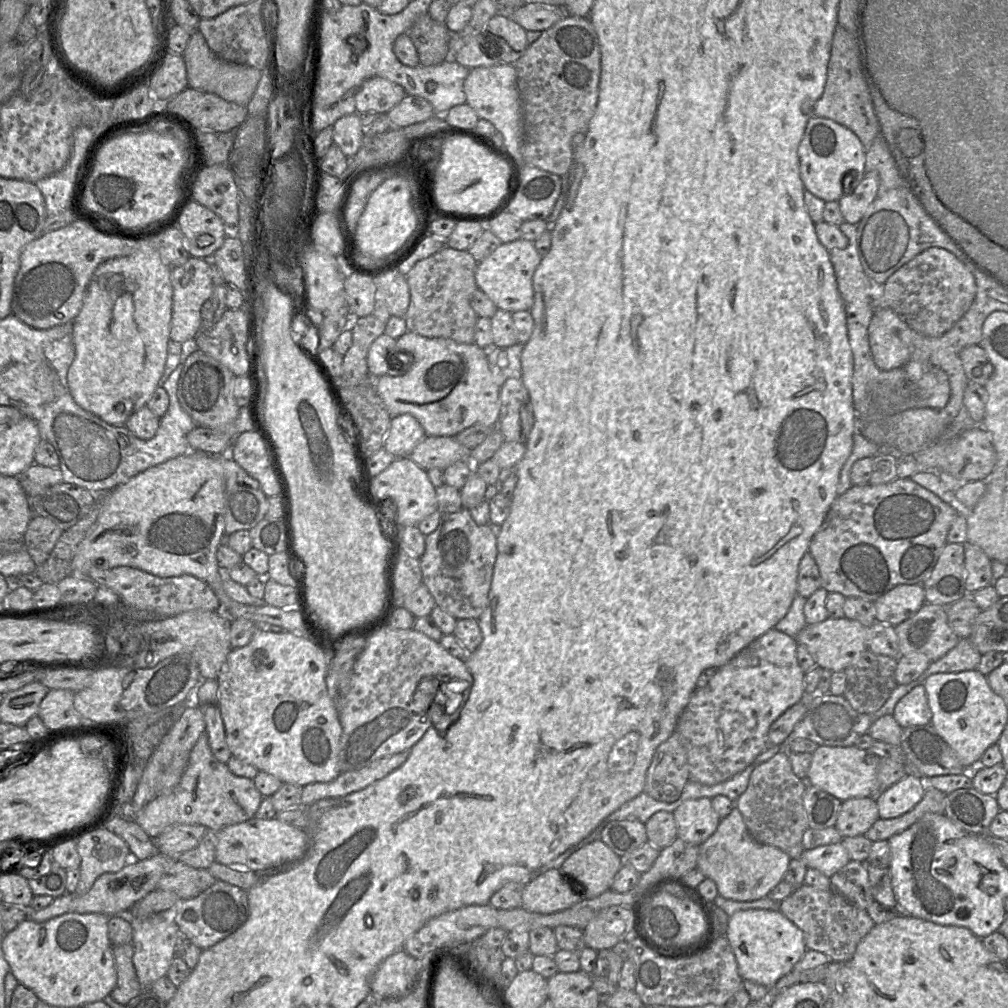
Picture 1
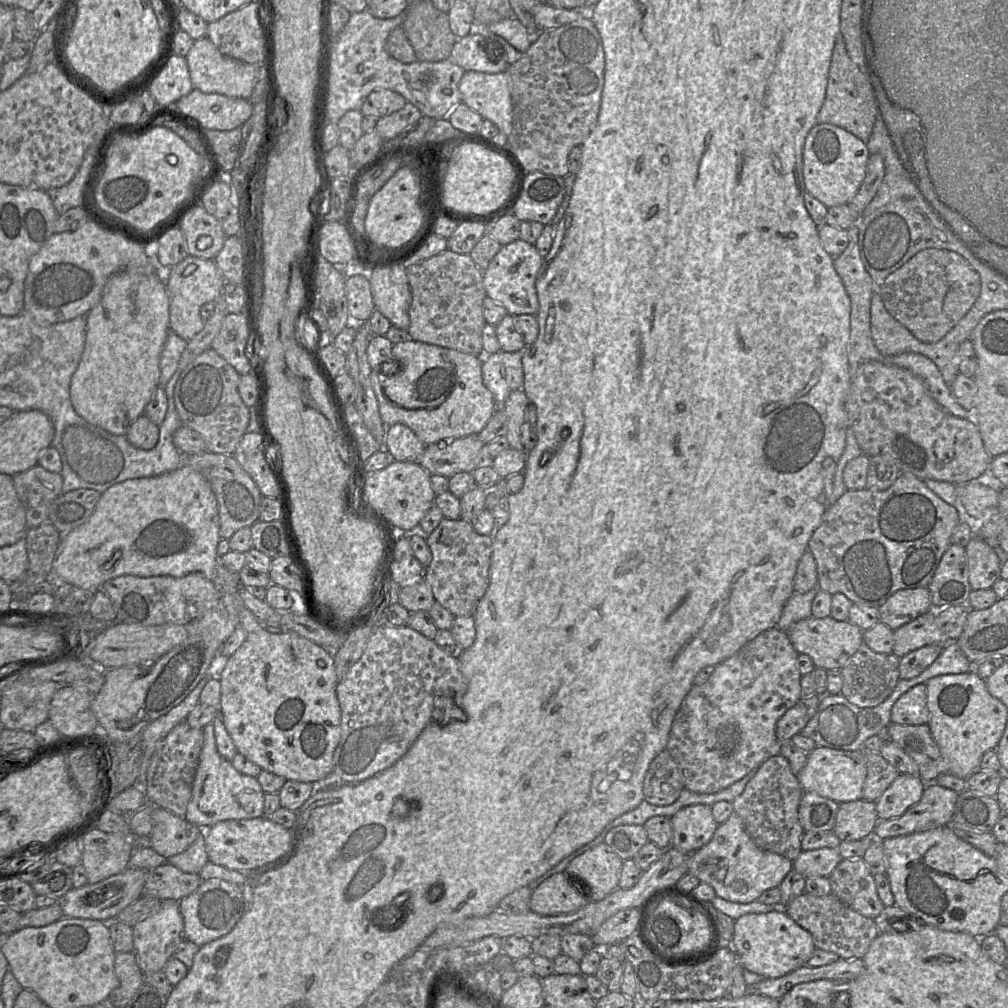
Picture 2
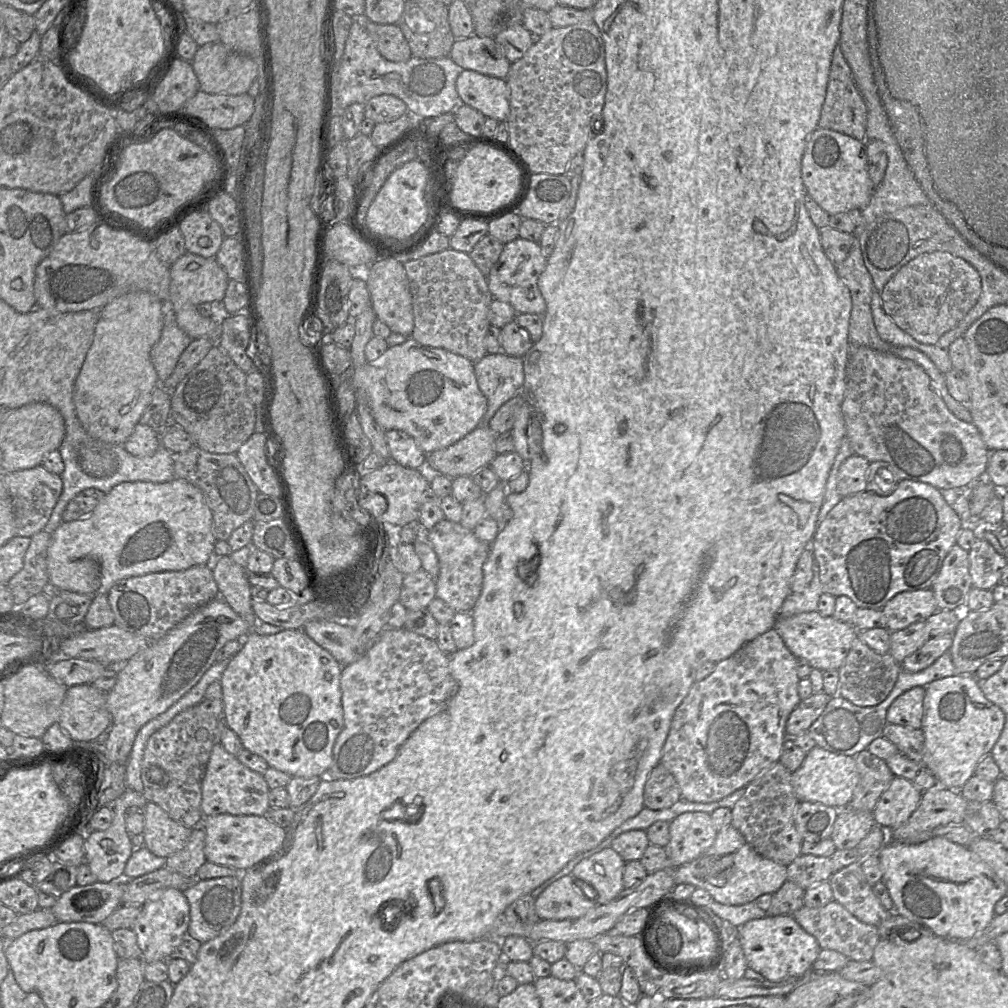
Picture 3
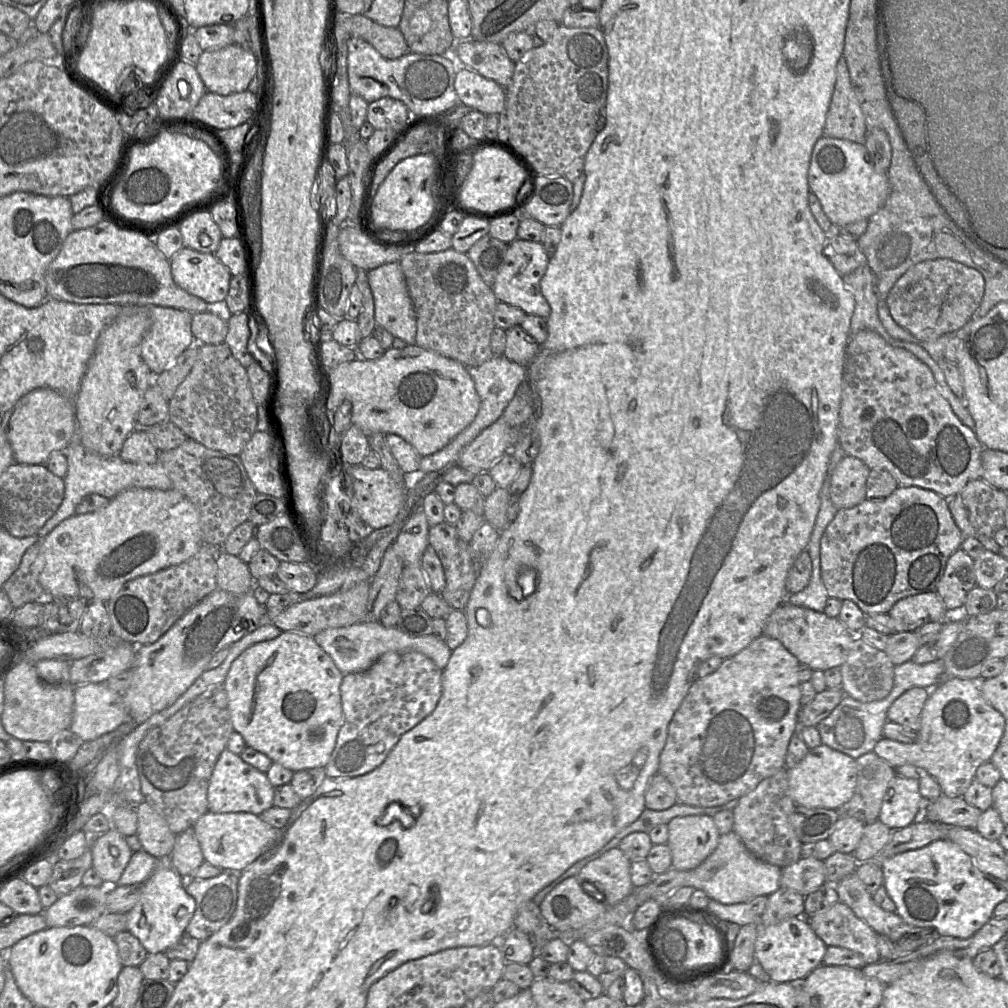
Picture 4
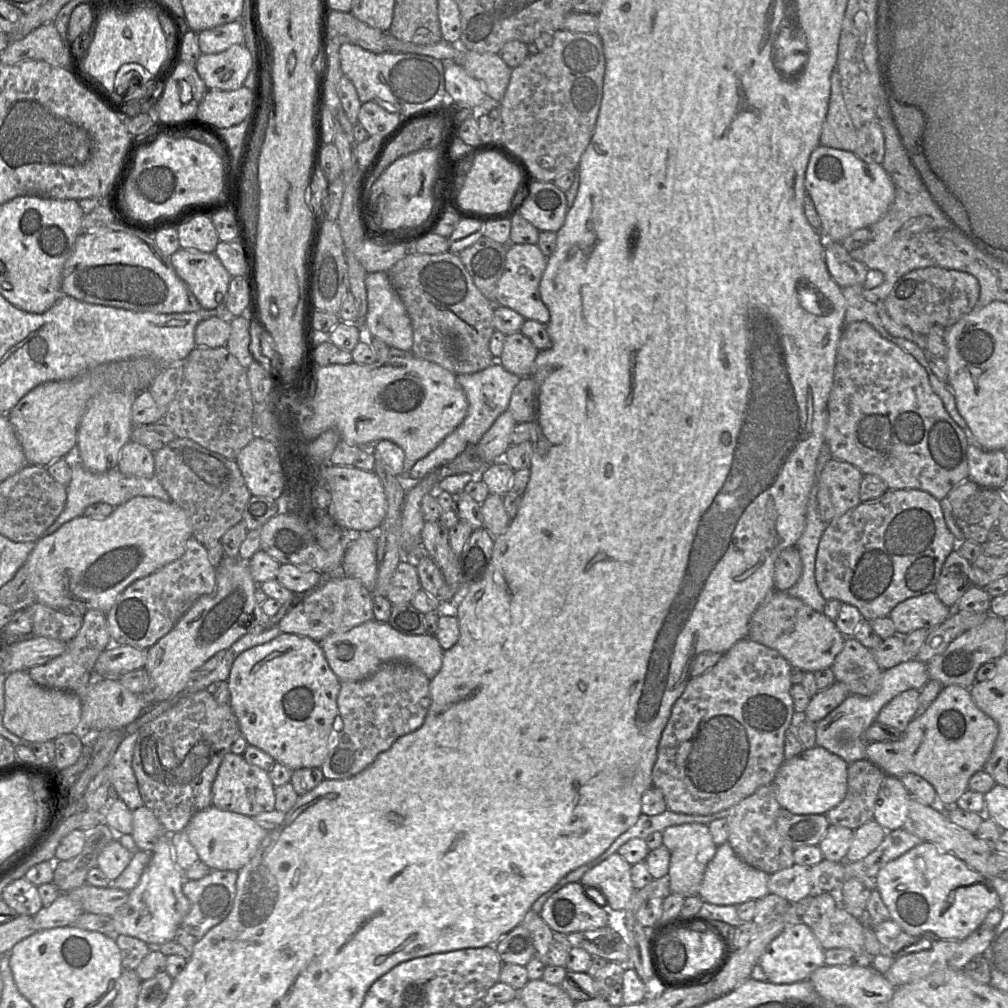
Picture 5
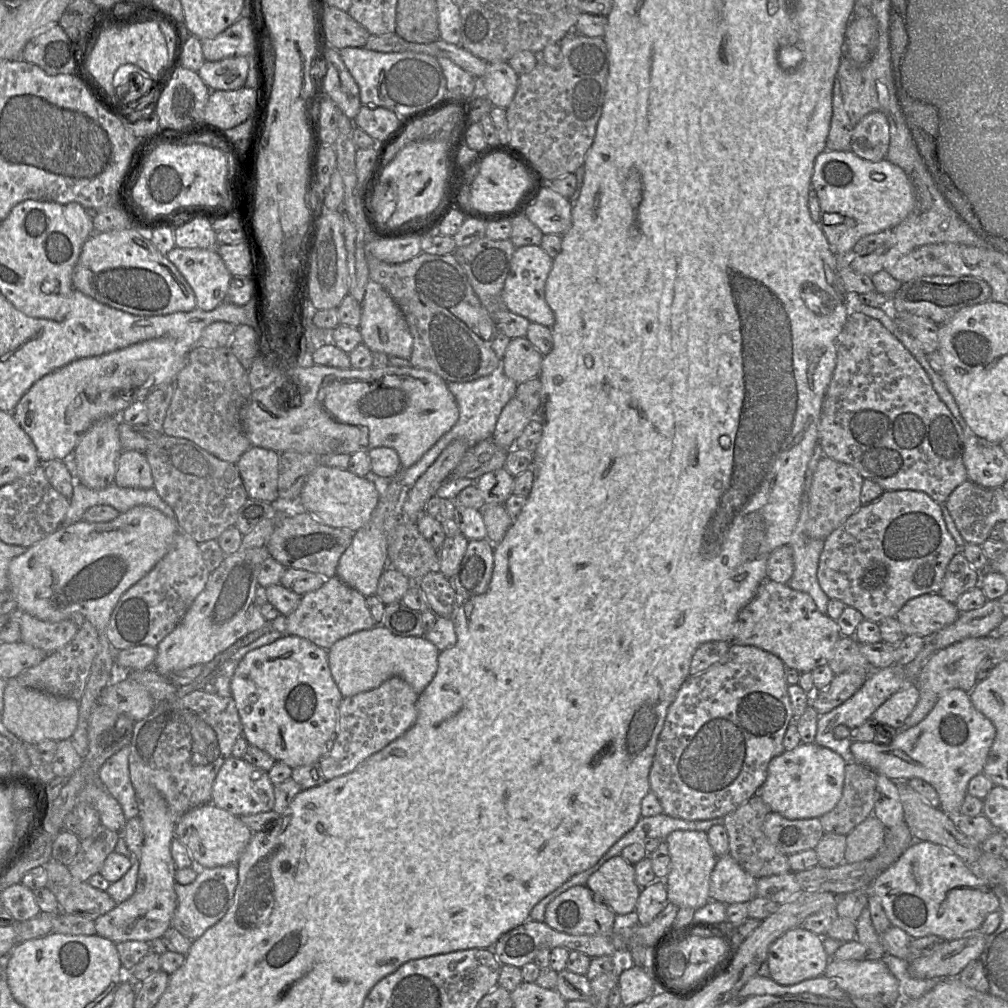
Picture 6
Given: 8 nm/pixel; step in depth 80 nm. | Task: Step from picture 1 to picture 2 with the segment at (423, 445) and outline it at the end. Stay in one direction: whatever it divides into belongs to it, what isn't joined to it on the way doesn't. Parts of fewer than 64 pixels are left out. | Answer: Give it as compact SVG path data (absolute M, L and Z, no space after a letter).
M469 435L426 445L419 463L430 475L447 478L459 472L473 472L484 462L484 444L477 435Z

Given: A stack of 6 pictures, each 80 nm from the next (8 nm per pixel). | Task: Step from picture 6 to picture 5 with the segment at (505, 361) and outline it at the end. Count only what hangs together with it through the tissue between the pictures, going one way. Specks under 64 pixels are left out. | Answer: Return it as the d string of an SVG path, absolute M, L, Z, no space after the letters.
M522 332L506 335L499 363L509 372L524 378L530 376L539 350Z

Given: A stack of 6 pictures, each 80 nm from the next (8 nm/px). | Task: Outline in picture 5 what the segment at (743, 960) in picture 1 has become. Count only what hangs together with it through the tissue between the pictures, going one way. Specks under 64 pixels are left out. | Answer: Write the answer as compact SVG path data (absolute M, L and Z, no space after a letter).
M801 921L788 926L768 945L758 964L764 969L769 982L792 984L807 980L817 968L825 965L825 951L811 927Z

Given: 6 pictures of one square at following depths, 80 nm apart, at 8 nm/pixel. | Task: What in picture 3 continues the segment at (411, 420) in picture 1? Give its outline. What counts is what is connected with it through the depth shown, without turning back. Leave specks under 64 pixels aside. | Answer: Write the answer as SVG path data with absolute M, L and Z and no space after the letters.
M388 430L385 437L392 461L408 468L425 469L427 454L410 435L400 430Z

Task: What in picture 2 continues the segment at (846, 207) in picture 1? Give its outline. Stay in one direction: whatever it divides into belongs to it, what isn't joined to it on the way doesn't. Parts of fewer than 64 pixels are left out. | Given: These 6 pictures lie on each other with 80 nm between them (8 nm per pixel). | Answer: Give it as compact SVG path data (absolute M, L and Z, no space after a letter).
M871 154L866 169L866 177L854 199L848 204L860 216L867 205L876 195L885 176L885 166L883 158L878 154Z

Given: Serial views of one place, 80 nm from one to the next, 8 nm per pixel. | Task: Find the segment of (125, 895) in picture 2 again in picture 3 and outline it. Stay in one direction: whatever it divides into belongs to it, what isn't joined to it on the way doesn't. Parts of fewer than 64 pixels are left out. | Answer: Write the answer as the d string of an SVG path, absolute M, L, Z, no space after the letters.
M125 879L74 886L63 893L51 908L58 922L101 924L122 905Z

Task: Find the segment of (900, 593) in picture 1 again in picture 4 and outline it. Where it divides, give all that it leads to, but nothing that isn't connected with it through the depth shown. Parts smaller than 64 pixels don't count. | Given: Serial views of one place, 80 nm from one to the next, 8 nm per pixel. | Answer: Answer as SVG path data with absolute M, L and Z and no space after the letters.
M936 591L904 597L887 614L892 620L893 632L916 631L928 622L944 624L948 620L965 620L967 617L964 612L950 613Z

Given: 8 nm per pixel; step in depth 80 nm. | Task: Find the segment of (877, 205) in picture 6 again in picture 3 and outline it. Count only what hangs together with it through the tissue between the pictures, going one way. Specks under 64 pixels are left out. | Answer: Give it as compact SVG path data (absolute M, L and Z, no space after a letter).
M817 128L811 133L801 159L801 176L807 195L828 215L853 209L862 210L870 202L875 191L868 174L866 142L830 129Z

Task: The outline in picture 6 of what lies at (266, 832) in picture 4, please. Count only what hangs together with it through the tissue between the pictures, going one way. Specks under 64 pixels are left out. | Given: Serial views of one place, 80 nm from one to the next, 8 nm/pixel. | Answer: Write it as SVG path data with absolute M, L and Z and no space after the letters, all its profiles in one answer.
M212 802L190 809L177 821L174 837L182 842L198 868L215 868L236 864L249 843L253 832L239 816L215 806Z

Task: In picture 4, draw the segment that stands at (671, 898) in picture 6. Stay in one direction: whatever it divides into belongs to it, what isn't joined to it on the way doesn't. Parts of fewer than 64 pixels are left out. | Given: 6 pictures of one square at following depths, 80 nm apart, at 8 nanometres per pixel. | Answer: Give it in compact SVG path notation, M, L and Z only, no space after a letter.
M708 815L676 817L667 826L672 868L680 871L698 867L716 849L721 836Z

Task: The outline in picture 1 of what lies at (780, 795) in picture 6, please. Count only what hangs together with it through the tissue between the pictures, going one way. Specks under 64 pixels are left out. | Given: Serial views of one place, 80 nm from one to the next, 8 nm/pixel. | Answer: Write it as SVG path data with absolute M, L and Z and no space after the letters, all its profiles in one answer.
M854 745L849 747L818 746L812 753L812 761L805 781L810 785L826 791L841 801L851 798L872 797L876 798L877 802L877 796L879 796L877 777L879 759L878 756L867 750L859 749Z

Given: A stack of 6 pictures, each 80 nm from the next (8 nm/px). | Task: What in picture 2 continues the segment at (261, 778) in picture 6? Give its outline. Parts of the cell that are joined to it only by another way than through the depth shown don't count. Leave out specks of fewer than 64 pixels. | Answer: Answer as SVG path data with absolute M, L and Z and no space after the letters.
M212 723L207 724L202 731L203 746L185 819L202 829L209 829L220 821L262 817L265 793L257 778L238 772L231 762L220 755Z

